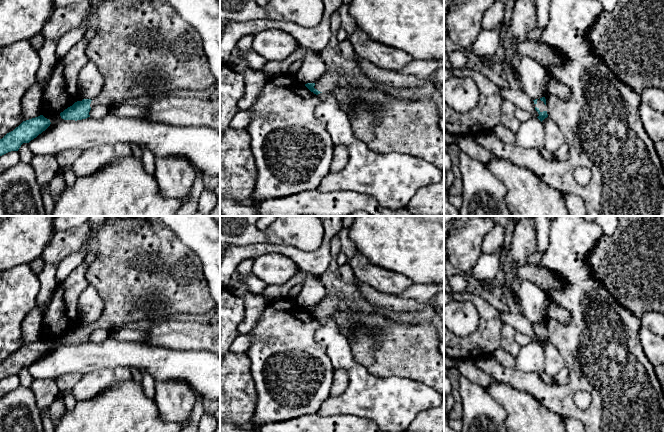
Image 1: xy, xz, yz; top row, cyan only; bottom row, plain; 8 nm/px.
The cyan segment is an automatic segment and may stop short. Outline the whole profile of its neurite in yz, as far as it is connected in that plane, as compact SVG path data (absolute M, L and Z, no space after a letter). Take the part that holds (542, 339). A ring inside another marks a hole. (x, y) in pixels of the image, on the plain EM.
M542 321L540 323L535 323L534 330L535 334L538 336L539 340L537 341L541 346L548 341L546 323Z

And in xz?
M342 293L326 294L321 303L315 307L307 307L305 310L314 318L331 316L338 312L349 313L357 324L353 333L348 337L353 359L364 366L368 372L379 378L399 377L416 382L421 382L441 395L444 394L444 357L438 351L440 343L437 329L431 323L425 324L397 324L381 314L368 314L353 309L353 303Z

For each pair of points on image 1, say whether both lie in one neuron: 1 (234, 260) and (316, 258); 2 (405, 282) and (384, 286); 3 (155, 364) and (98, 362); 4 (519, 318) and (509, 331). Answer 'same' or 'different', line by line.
1: same
2: same
3: same
4: different

